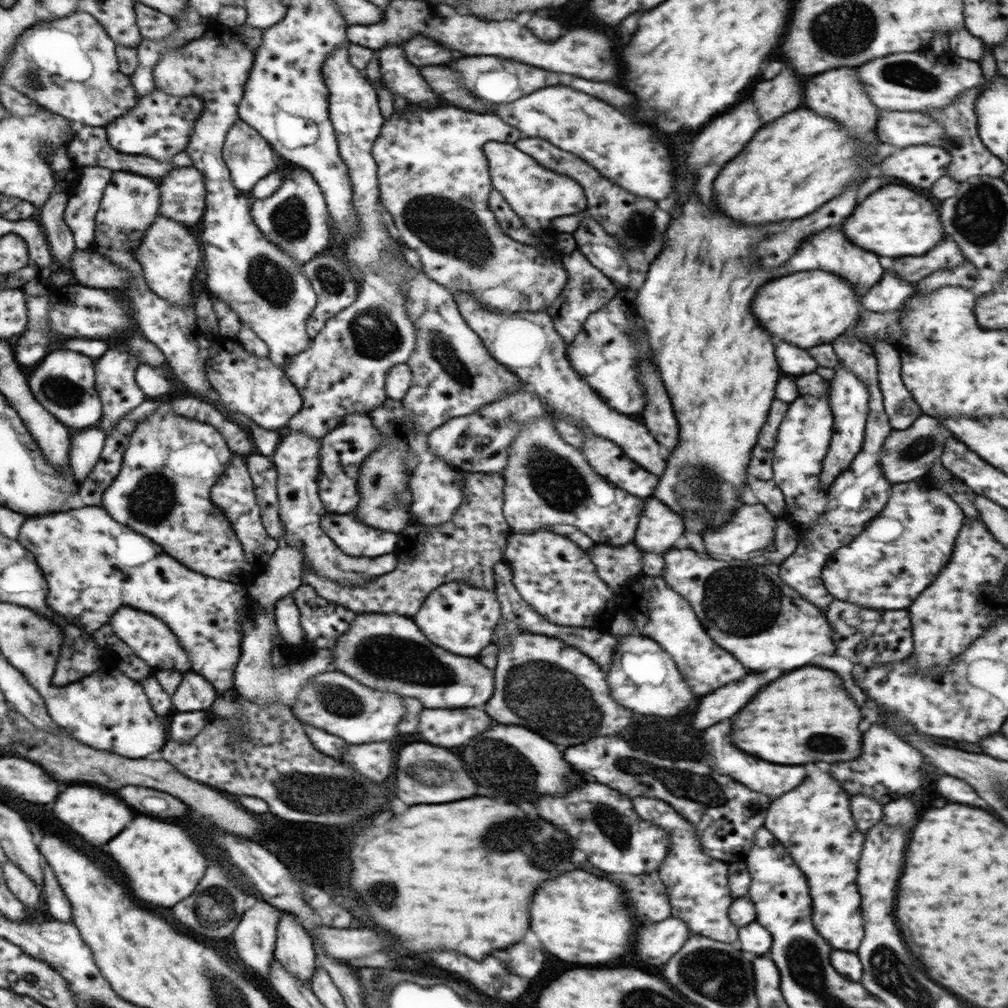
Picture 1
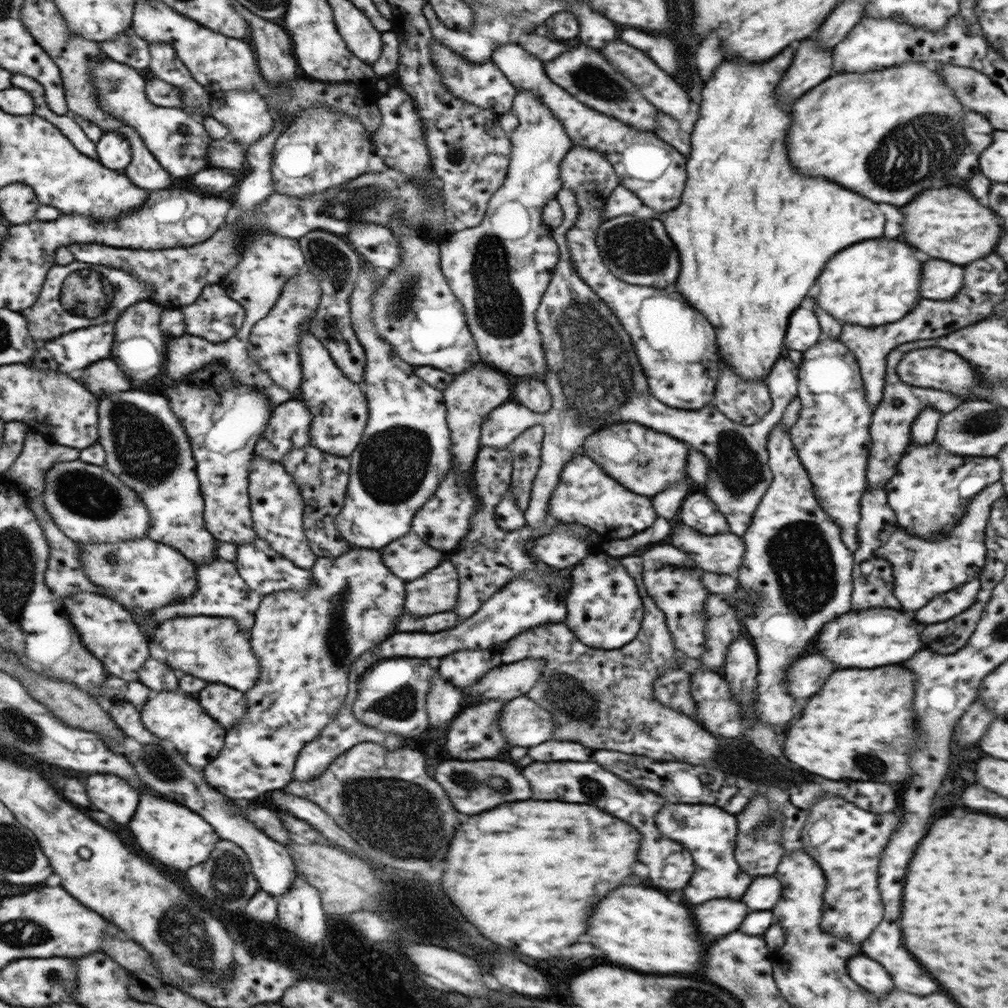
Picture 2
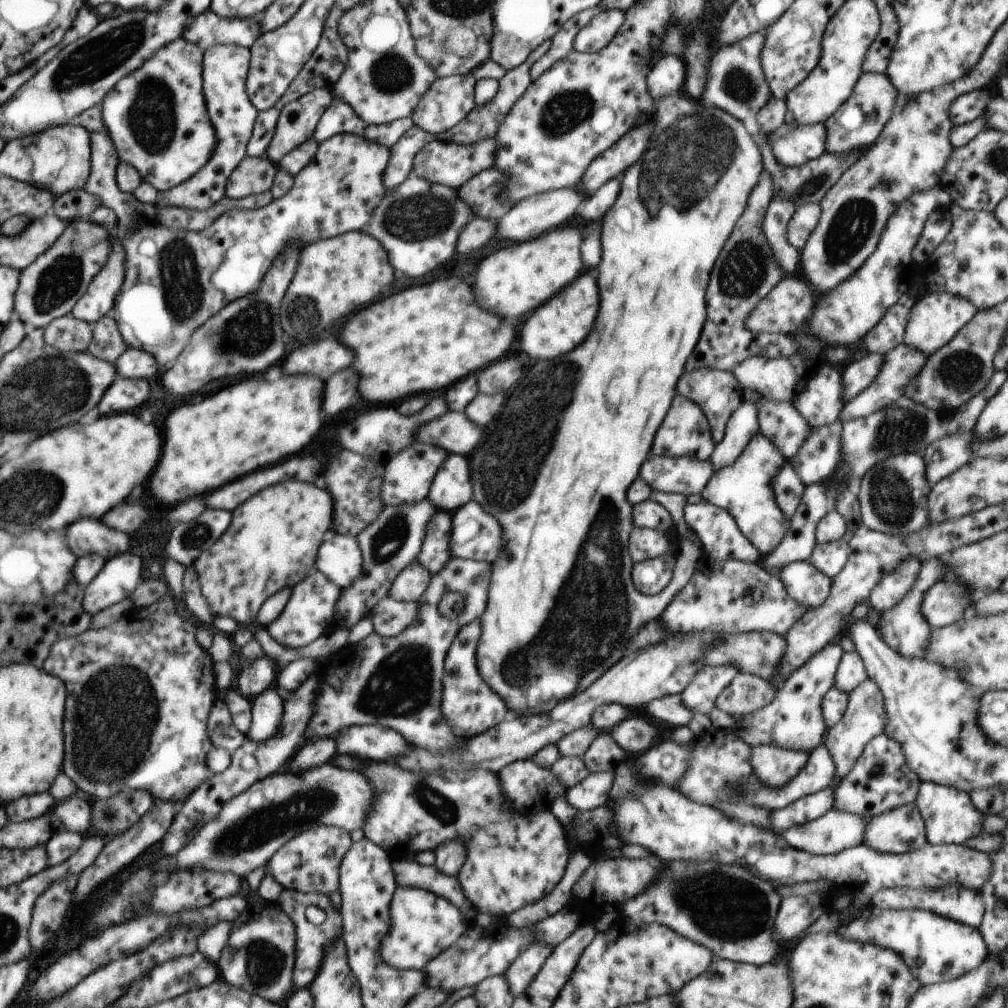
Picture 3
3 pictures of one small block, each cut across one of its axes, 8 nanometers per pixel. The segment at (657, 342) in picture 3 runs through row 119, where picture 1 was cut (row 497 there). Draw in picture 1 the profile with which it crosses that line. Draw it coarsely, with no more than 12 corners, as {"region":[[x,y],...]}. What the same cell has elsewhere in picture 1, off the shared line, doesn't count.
{"region":[[694,192],[634,307],[680,418],[653,496],[701,537],[738,508],[780,378],[766,280],[884,274],[840,228],[788,266]]}

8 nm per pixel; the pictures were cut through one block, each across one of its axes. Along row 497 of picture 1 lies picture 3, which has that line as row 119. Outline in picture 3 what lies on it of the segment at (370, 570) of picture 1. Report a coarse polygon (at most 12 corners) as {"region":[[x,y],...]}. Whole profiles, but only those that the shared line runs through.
{"region":[[331,91],[282,108],[266,158],[280,160],[314,136]]}

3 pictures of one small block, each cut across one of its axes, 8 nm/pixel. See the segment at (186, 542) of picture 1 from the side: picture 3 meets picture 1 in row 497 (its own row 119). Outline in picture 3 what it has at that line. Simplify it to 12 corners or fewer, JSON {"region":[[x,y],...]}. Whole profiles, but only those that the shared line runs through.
{"region":[[166,44],[102,103],[119,160],[162,194],[218,144],[204,51]]}

